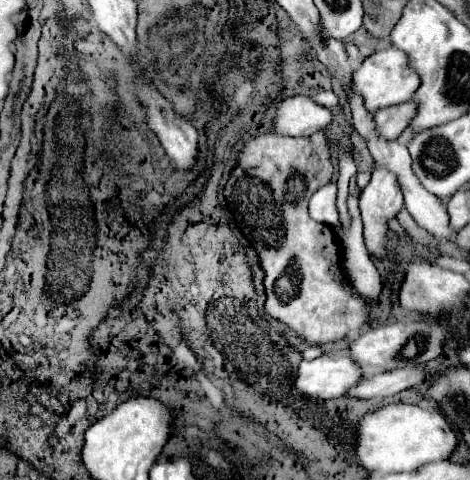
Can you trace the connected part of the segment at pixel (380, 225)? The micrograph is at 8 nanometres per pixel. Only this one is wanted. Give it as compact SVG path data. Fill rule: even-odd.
M381 164L373 166L369 184L361 190L359 210L363 218L363 236L369 252L383 256L385 254L385 232L387 220L393 218L403 206L403 192L399 188L395 172L383 168Z

